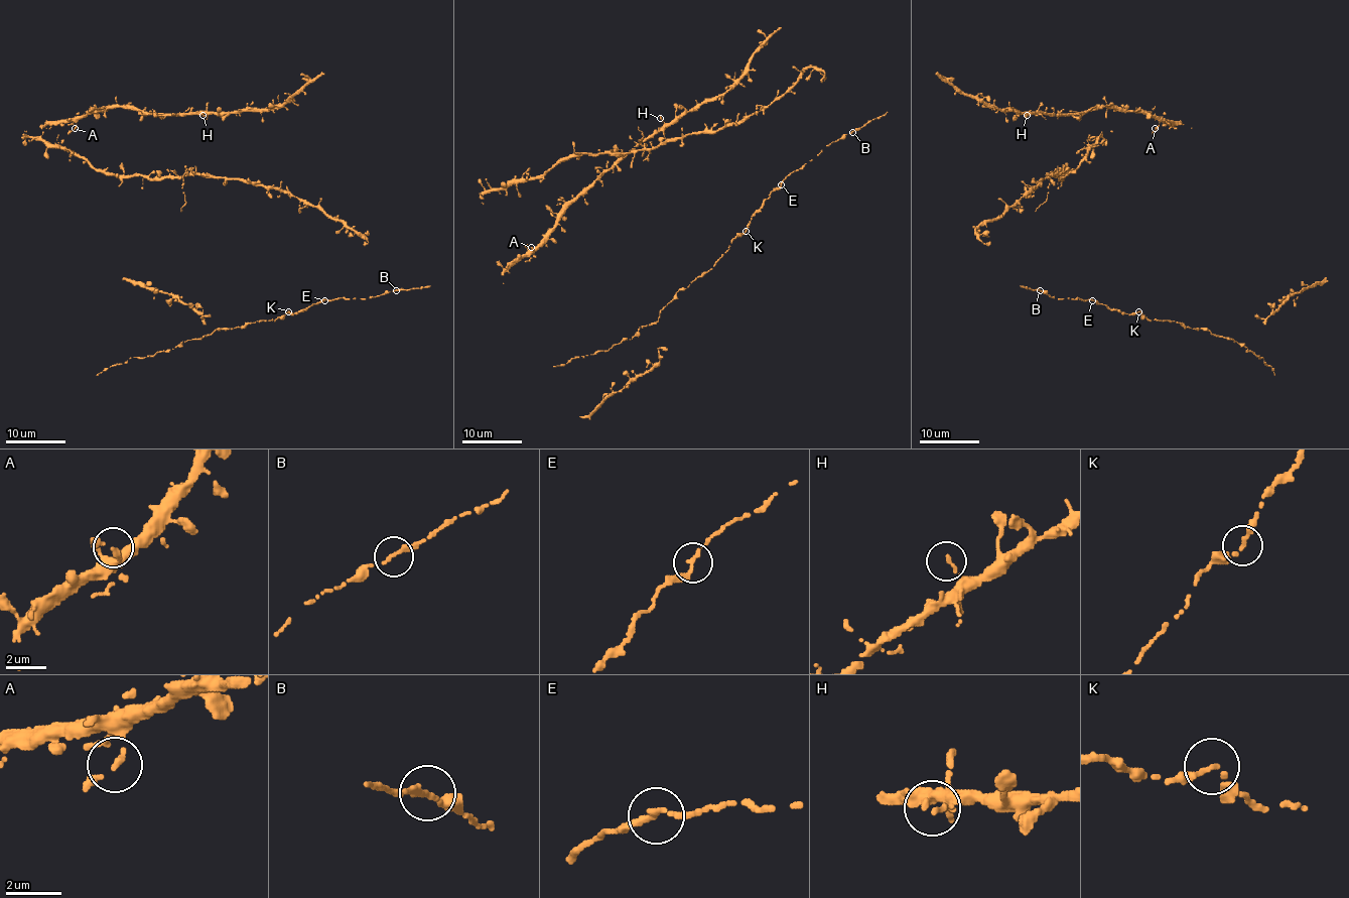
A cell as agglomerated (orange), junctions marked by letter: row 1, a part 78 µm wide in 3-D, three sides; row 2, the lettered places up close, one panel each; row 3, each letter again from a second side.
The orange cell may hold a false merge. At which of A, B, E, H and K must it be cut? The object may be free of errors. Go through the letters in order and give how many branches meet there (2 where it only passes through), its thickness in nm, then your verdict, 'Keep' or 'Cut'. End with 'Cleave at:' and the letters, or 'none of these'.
A: Branches: 2. Thickness 190 nm. Keep
B: Branches: 2. Thickness 200 nm. Keep
E: Branches: 2. Thickness 190 nm. Keep
H: Branches: 1. Thickness 190 nm. Keep
K: Branches: 2. Thickness 170 nm. Keep
Cleave at: none of these

